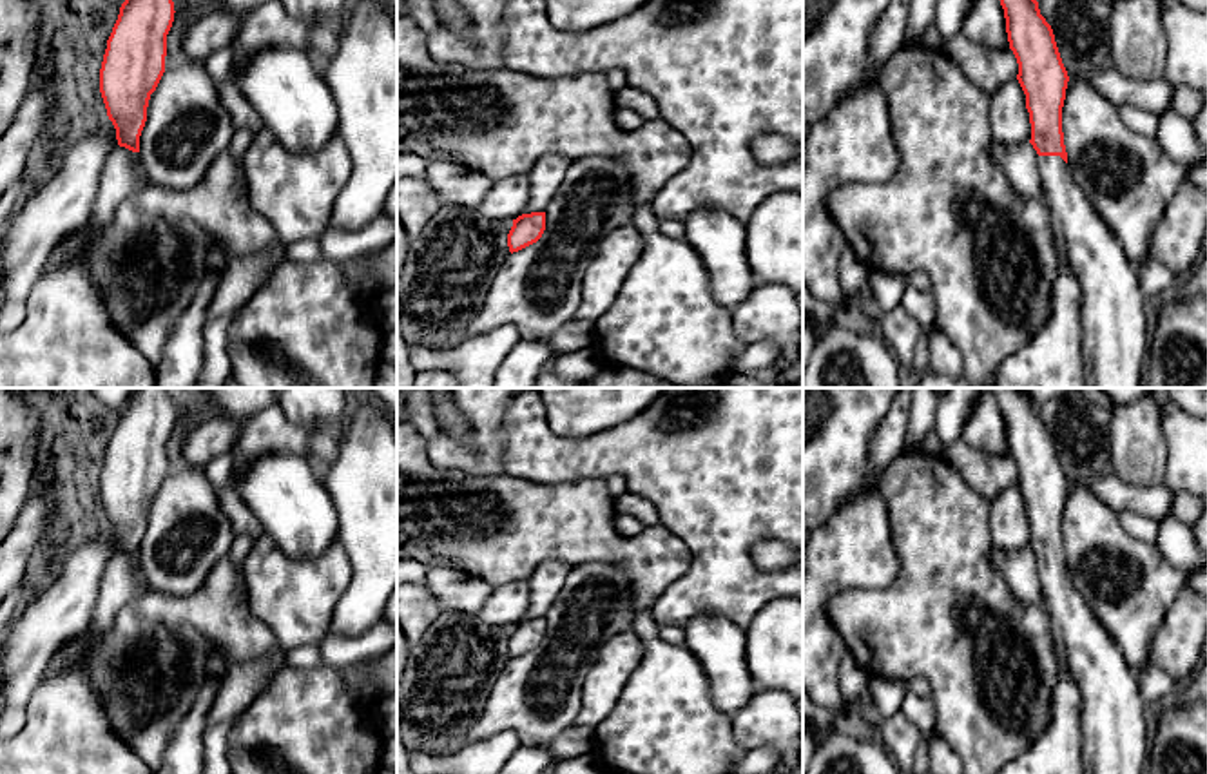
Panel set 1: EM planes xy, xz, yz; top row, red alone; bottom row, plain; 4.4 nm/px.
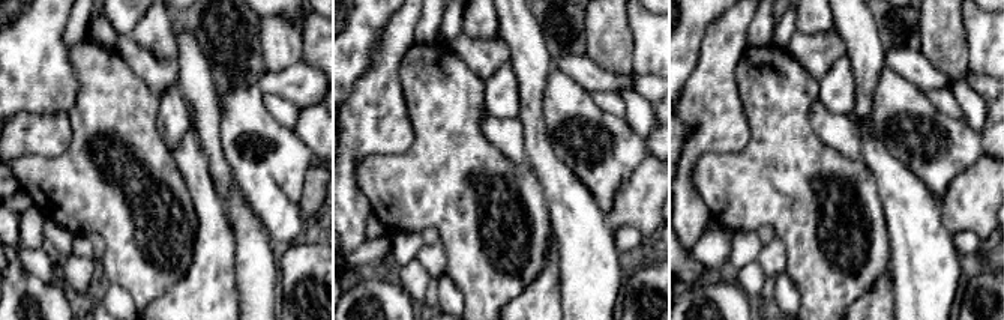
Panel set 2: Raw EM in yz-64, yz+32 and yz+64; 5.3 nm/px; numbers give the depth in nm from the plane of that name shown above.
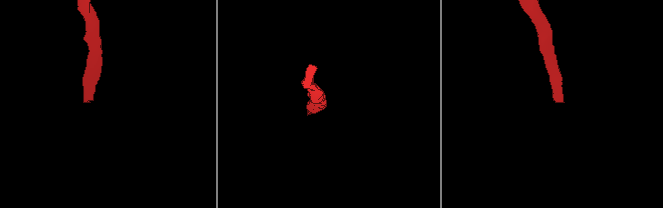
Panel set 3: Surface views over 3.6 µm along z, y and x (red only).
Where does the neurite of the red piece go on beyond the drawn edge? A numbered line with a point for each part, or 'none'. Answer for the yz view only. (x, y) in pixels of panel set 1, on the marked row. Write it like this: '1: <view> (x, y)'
1: yz (1115, 336)

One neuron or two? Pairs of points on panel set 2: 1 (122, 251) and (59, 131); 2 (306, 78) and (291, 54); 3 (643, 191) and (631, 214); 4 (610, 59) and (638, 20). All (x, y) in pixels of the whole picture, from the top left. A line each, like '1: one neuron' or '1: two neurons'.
1: two neurons
2: two neurons
3: one neuron
4: two neurons

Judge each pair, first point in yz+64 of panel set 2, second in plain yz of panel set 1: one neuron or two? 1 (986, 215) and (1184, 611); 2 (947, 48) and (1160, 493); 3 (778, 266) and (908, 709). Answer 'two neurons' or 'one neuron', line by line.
1: one neuron
2: two neurons
3: one neuron

